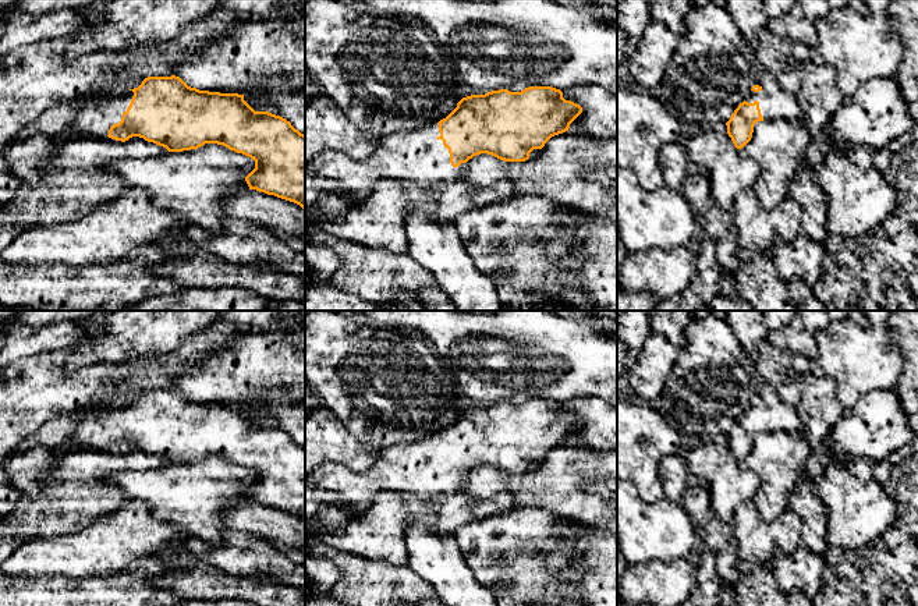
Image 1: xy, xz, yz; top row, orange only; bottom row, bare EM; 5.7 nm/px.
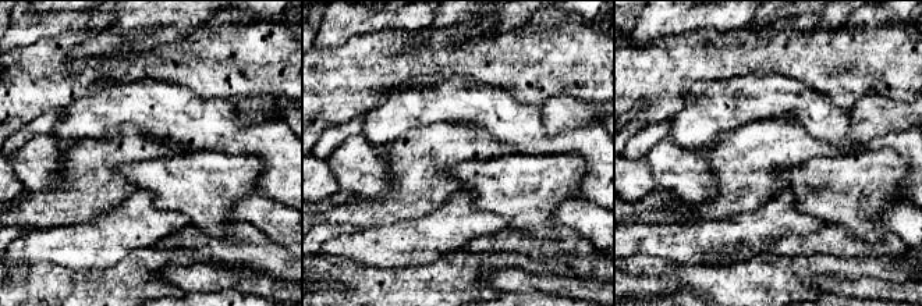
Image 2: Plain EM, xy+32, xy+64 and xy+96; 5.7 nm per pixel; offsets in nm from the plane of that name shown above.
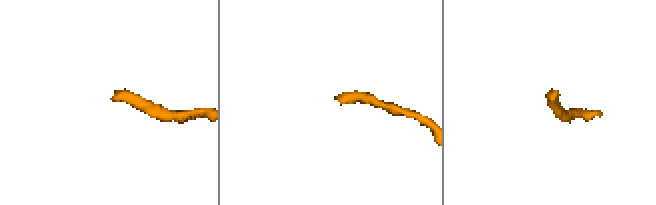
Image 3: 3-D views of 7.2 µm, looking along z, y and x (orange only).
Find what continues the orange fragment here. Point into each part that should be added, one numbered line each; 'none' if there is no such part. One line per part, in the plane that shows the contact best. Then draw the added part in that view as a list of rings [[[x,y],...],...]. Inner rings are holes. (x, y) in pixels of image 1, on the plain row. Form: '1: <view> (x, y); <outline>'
1: xz (415, 467); [[[428,436],[414,442],[400,442],[382,449],[379,457],[364,472],[355,472],[337,463],[323,463],[305,475],[305,549],[309,535],[309,521],[325,506],[337,508],[350,507],[362,513],[369,507],[373,496],[380,490],[400,490],[414,495],[418,499],[429,500],[440,493],[461,492],[467,475],[453,479],[449,461],[439,450],[439,437]]]

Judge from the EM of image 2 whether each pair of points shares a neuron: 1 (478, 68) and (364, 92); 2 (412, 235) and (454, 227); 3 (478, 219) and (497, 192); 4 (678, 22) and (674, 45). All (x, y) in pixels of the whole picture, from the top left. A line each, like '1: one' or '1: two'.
1: one
2: one
3: two
4: two

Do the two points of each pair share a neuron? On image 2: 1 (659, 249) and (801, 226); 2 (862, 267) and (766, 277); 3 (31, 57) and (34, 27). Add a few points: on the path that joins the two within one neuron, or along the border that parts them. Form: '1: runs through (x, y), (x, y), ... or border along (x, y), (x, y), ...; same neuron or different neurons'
1: runs through (694, 244), (720, 235), (748, 235), (766, 226); same neuron
2: runs through (839, 267), (811, 267), (795, 277), (790, 277); same neuron
3: border along (34, 43), (31, 46); different neurons

